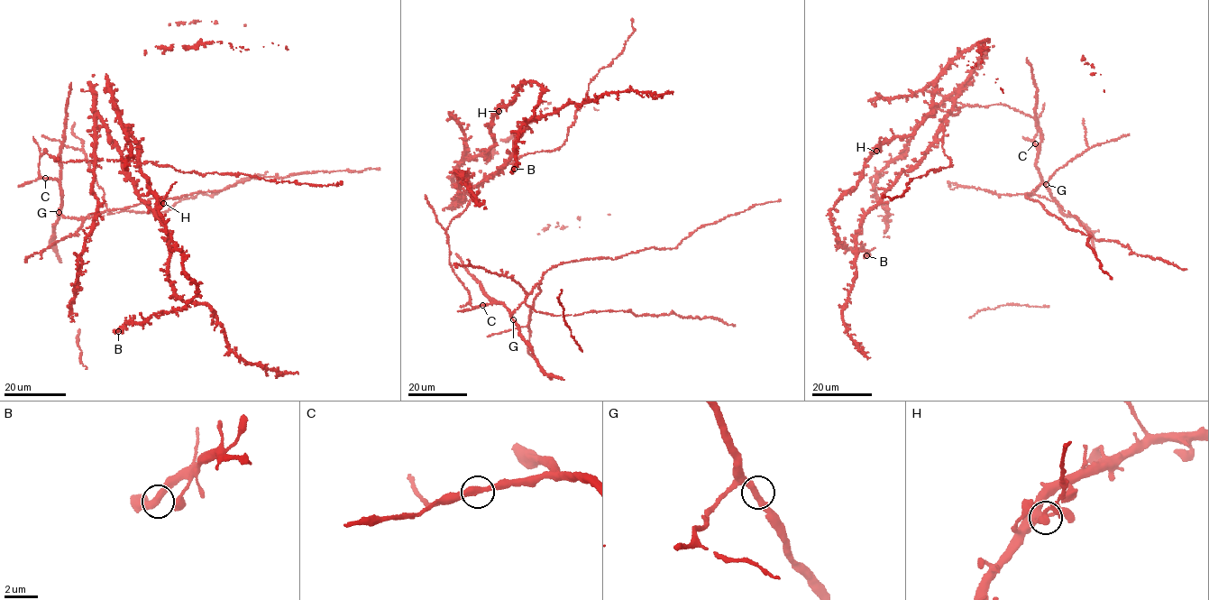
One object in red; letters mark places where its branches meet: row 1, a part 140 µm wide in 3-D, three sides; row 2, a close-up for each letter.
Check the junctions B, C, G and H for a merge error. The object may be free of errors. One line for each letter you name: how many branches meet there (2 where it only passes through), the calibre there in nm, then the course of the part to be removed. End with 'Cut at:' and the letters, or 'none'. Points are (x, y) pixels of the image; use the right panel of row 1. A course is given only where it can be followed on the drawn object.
H: 2 branches meet; 320 nm thick; foreign part runs (876, 152), (882, 137)
Cut at: H

